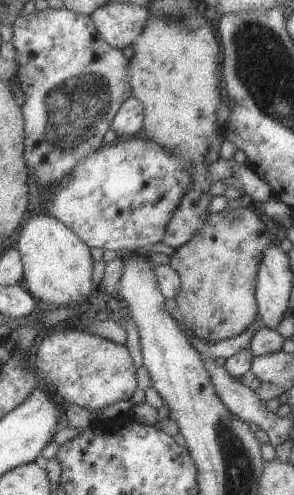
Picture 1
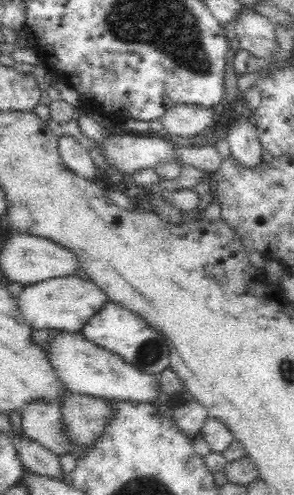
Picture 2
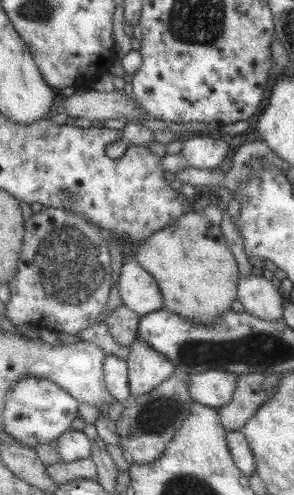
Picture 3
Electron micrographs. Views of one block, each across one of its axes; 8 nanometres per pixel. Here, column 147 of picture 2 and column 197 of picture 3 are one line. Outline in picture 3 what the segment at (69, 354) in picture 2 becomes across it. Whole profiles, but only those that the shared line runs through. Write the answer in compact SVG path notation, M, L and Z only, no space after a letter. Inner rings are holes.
M207 370L189 374L189 398L191 402L197 402L201 406L209 406L213 410L219 410L221 406L229 404L239 376L235 372L223 372L223 370Z

